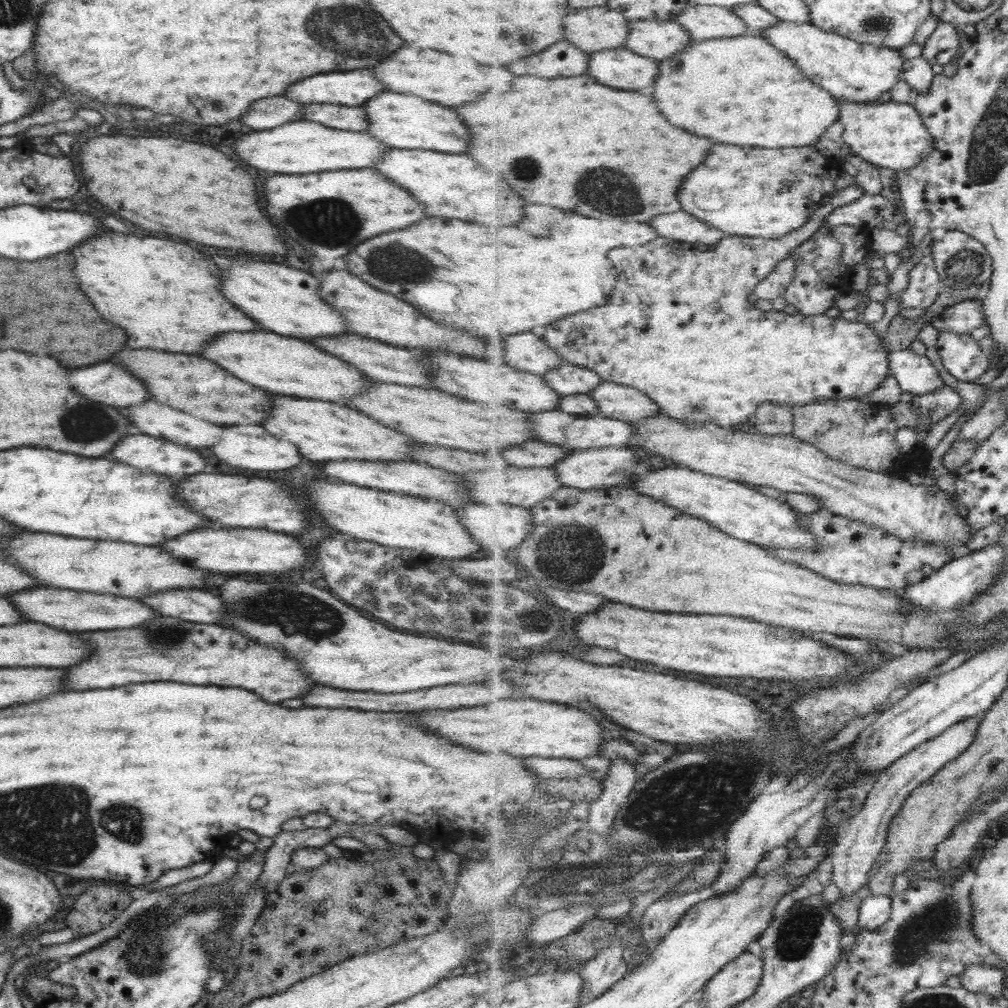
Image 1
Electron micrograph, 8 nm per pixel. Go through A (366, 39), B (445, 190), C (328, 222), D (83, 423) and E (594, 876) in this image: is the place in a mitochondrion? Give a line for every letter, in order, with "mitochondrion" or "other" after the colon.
A: mitochondrion
B: other
C: mitochondrion
D: mitochondrion
E: mitochondrion

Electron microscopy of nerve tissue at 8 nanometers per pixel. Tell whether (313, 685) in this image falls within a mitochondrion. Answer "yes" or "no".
no

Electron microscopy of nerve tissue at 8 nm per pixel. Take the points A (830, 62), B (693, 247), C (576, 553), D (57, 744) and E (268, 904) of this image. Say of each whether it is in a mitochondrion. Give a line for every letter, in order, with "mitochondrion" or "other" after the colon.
A: other
B: other
C: mitochondrion
D: other
E: other

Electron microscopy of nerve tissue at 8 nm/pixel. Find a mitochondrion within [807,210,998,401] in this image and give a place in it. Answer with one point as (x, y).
(964, 269)

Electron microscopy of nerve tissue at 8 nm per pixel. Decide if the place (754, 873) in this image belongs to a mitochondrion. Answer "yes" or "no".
no

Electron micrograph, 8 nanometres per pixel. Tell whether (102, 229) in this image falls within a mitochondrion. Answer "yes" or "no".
no

